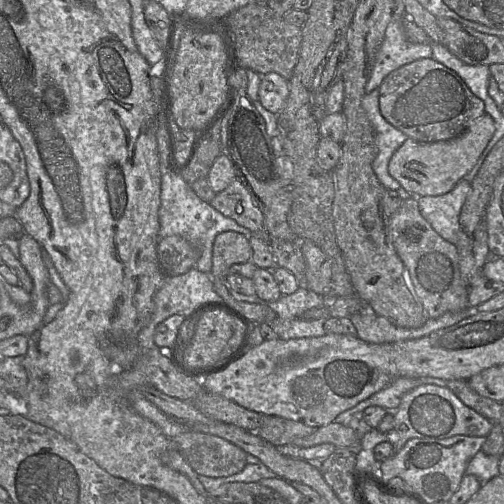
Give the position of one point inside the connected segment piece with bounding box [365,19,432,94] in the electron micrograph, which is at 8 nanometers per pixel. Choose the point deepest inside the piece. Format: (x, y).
(395, 51)

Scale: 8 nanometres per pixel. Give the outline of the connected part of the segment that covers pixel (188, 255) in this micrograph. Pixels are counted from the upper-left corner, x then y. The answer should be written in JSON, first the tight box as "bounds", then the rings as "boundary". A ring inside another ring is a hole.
{"bounds":[157,235,199,277],"boundary":[[[178,235],[159,239],[157,256],[166,277],[178,276],[196,266],[199,251]]]}

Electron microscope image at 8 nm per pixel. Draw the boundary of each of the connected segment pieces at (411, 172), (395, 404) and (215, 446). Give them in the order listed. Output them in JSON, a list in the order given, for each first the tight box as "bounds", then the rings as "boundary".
[{"bounds":[388,115,494,197],"boundary":[[[483,115],[461,134],[449,140],[419,142],[408,137],[391,157],[388,171],[412,197],[445,194],[451,191],[474,167],[494,132],[493,119],[489,115]]]},{"bounds":[335,377,448,426],"boundary":[[[400,377],[395,379],[392,383],[380,390],[378,393],[372,395],[370,398],[360,402],[355,407],[340,413],[336,417],[335,422],[348,426],[349,420],[354,414],[364,412],[366,408],[371,406],[380,406],[385,408],[387,411],[395,411],[400,405],[402,397],[407,392],[423,384],[433,384],[441,387],[448,387],[447,381],[440,378]]]},{"bounds":[171,431,248,477],"boundary":[[[188,431],[171,440],[198,475],[227,477],[241,472],[248,463],[248,453],[215,435]]]}]

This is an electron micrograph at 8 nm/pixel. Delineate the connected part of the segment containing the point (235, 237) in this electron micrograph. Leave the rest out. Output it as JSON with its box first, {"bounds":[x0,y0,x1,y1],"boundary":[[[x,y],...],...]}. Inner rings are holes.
{"bounds":[212,231,252,278],"boundary":[[[234,231],[219,233],[212,247],[212,278],[225,278],[233,264],[245,263],[252,258],[249,238]]]}

